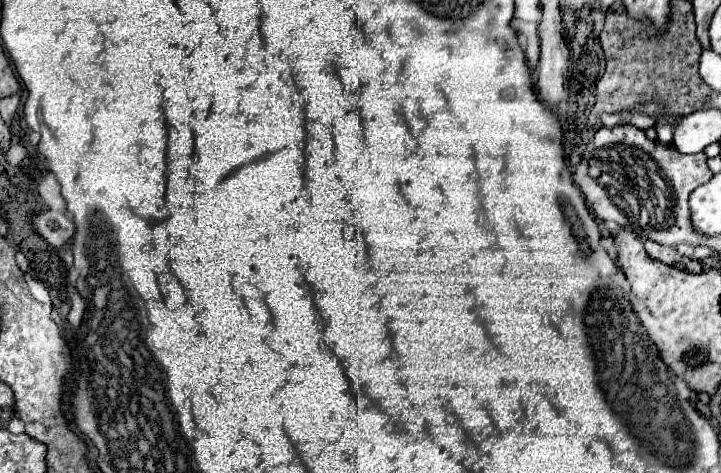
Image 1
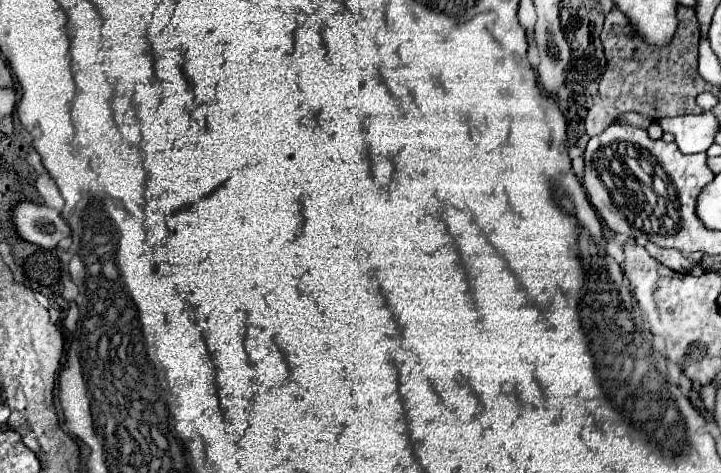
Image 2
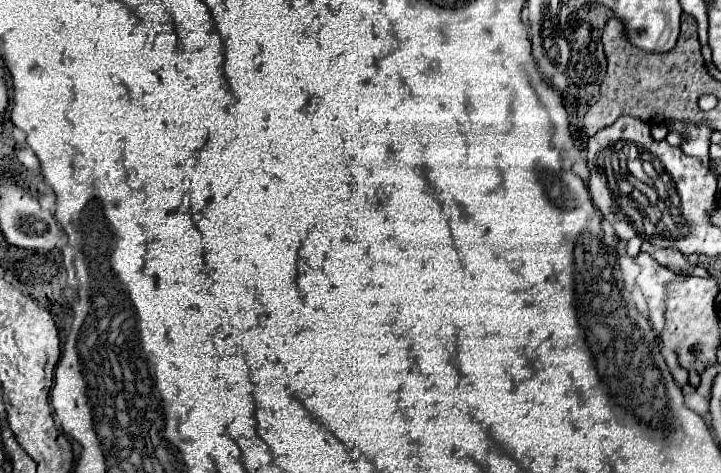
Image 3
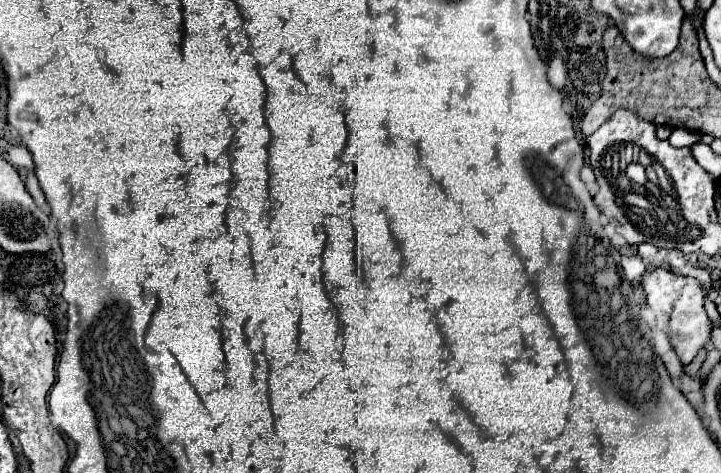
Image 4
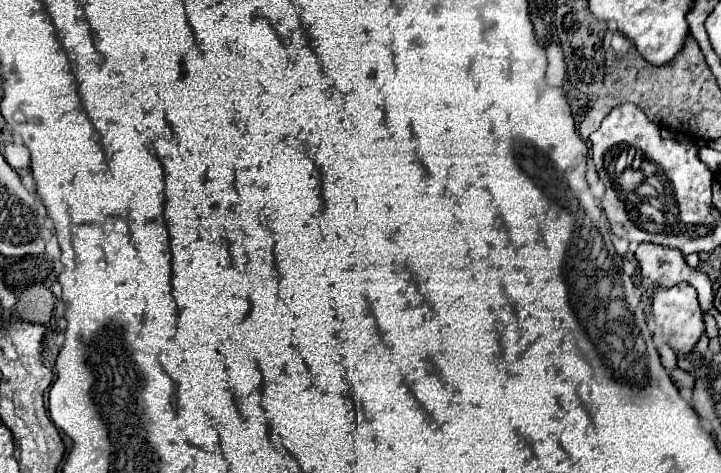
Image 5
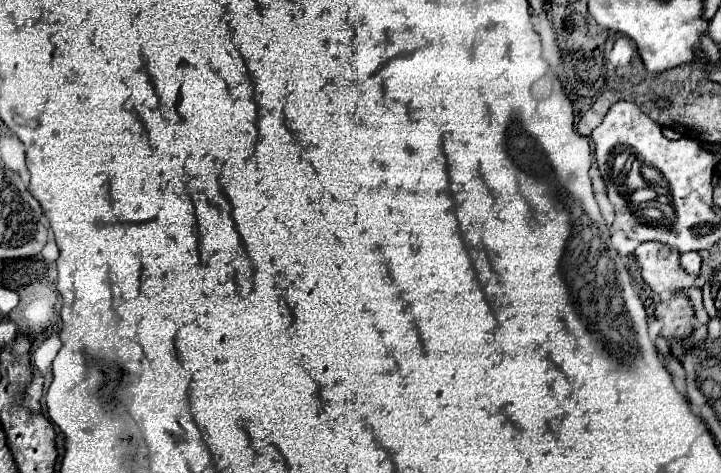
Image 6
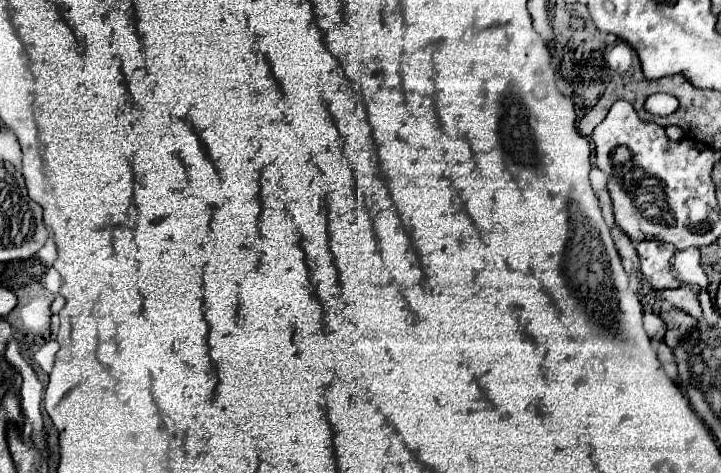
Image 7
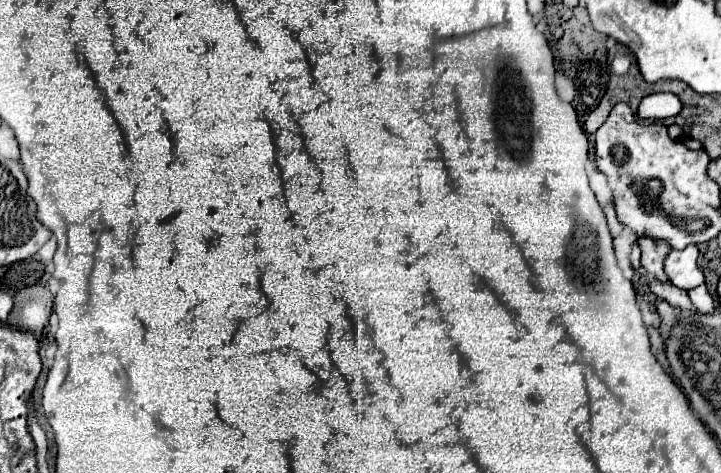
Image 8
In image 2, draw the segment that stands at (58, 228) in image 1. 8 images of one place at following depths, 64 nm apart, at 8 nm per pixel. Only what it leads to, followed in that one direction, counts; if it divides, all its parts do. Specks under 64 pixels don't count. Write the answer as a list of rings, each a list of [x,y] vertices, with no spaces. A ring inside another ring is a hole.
[[[20,200],[10,208],[10,220],[16,236],[28,244],[52,250],[60,240],[68,238],[68,224],[60,220],[60,212],[42,204]]]

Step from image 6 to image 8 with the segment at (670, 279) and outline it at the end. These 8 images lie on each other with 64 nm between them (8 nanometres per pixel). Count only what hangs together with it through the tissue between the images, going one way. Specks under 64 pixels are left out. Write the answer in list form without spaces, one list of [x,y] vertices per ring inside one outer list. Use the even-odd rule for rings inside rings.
[[[640,236],[638,246],[642,250],[642,268],[646,274],[660,282],[666,282],[668,276],[664,272],[664,256],[670,252],[670,246],[664,240],[654,240],[648,236]]]

